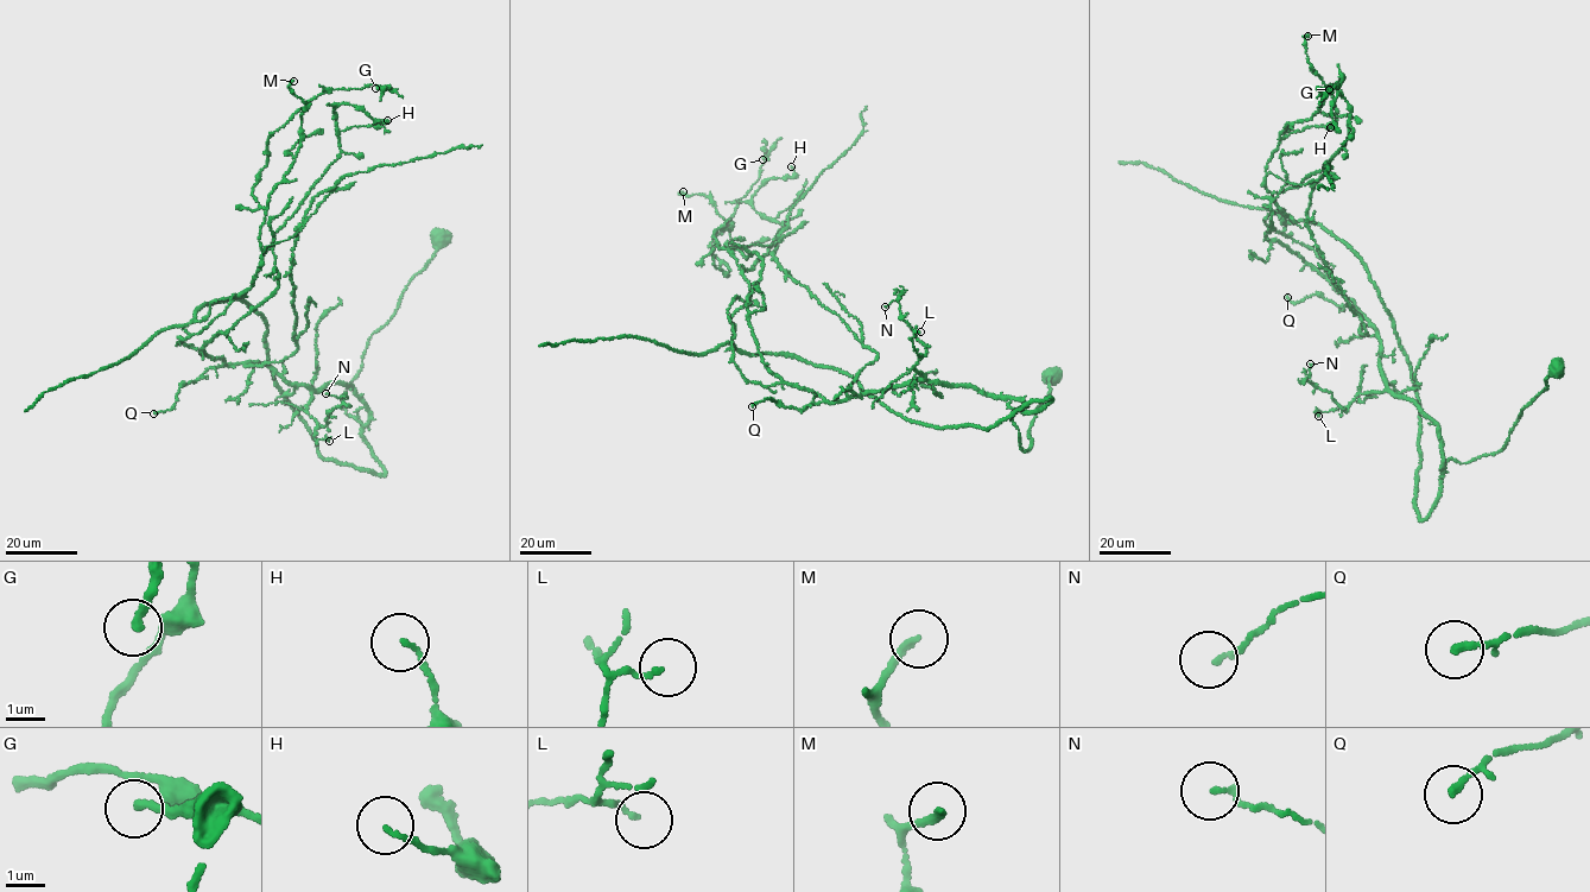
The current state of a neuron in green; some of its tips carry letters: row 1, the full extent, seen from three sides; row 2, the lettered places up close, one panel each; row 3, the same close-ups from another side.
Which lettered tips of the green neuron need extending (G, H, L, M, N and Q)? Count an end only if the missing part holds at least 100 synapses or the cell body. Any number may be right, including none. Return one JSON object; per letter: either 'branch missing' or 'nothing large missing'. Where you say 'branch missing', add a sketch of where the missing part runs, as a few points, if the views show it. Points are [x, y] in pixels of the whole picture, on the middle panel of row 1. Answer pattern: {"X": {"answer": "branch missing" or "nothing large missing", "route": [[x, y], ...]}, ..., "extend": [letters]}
{"G": {"answer": "nothing large missing"}, "H": {"answer": "nothing large missing"}, "L": {"answer": "nothing large missing"}, "M": {"answer": "nothing large missing"}, "N": {"answer": "nothing large missing"}, "Q": {"answer": "nothing large missing"}, "extend": []}

